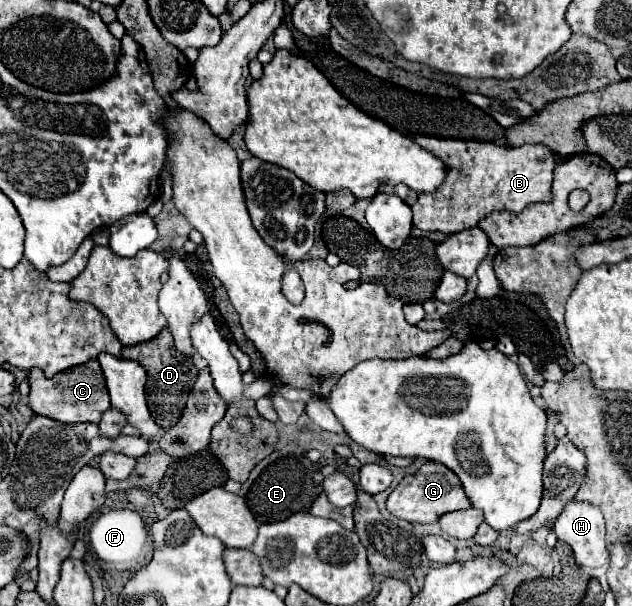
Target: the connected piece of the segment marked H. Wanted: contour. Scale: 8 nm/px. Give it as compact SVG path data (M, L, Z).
M569 502L555 524L559 540L567 542L575 554L575 562L583 568L601 568L609 562L605 546L605 522L599 508L585 502Z

